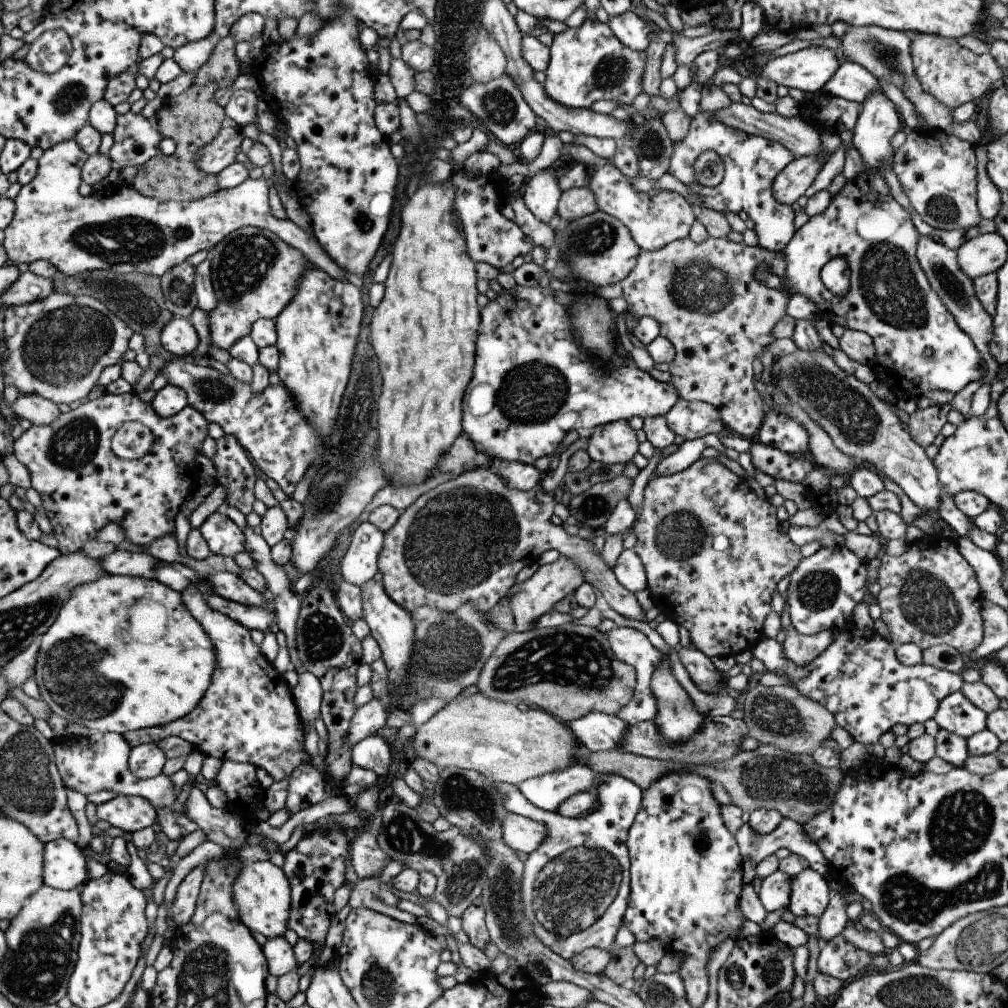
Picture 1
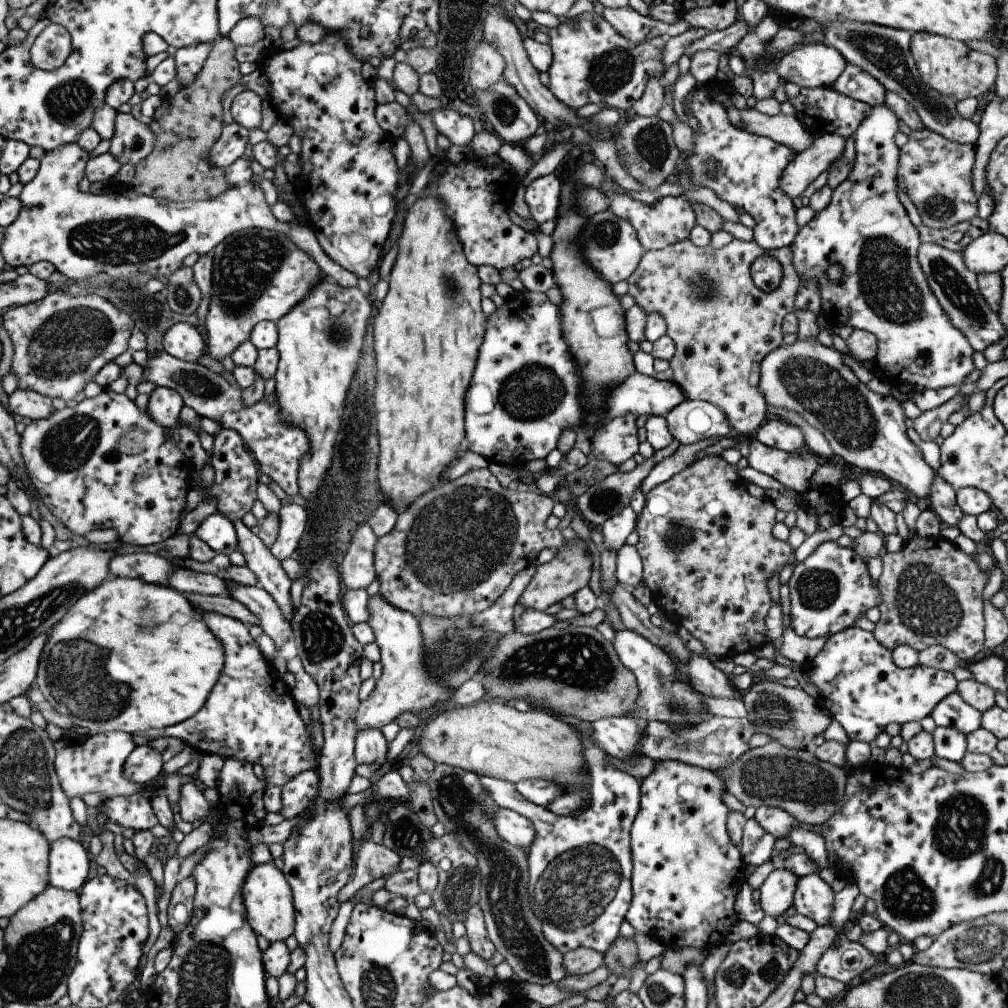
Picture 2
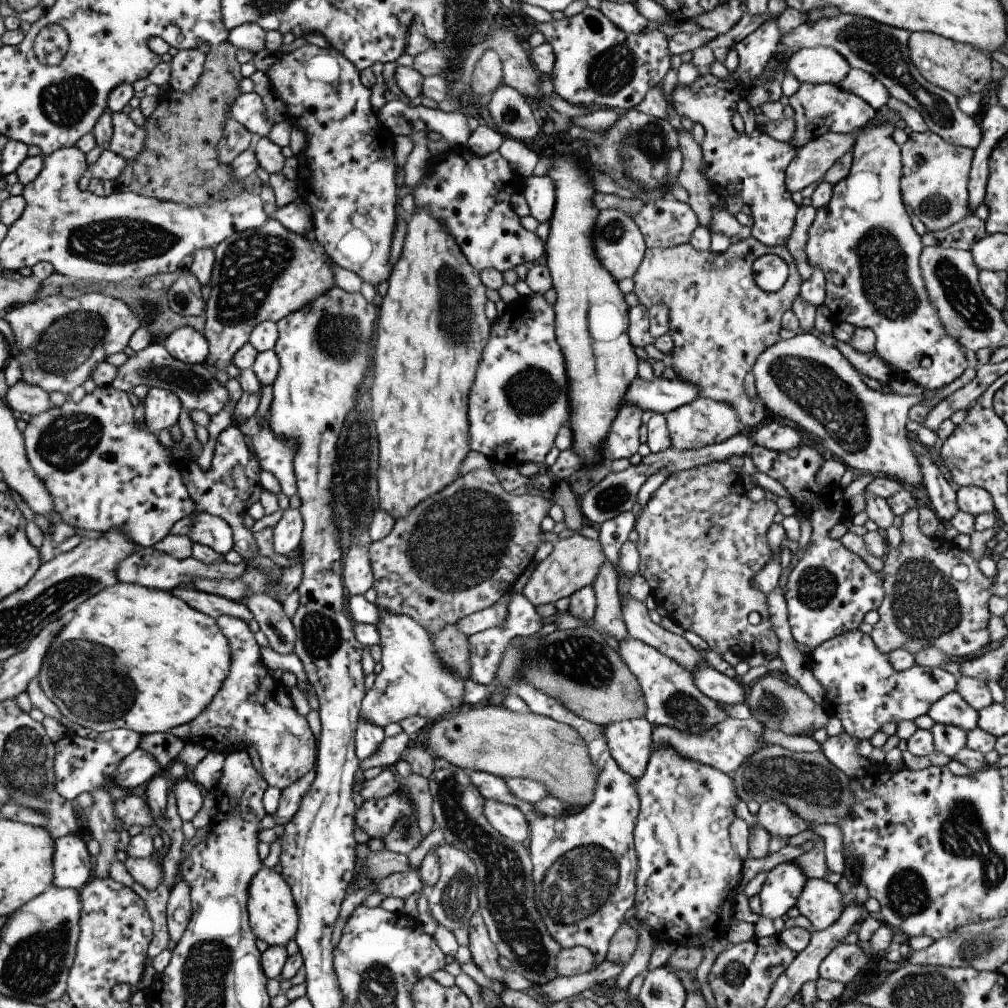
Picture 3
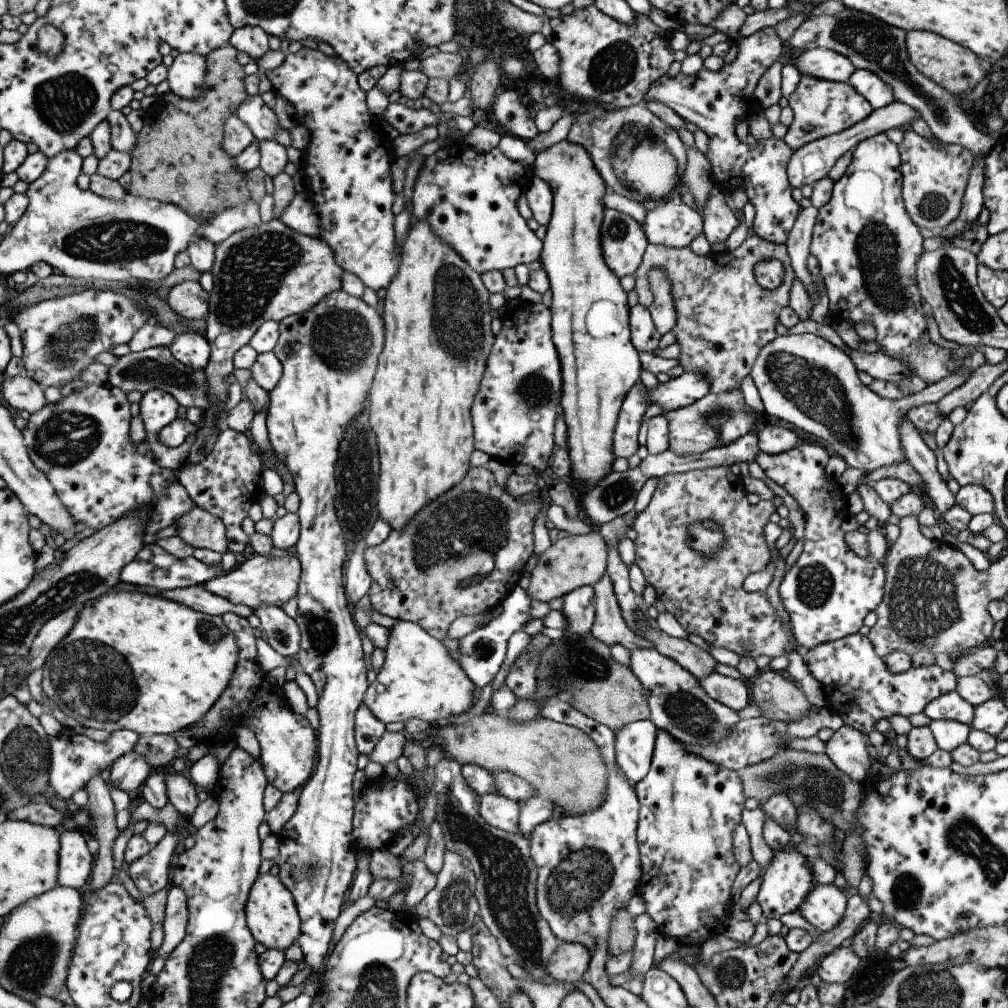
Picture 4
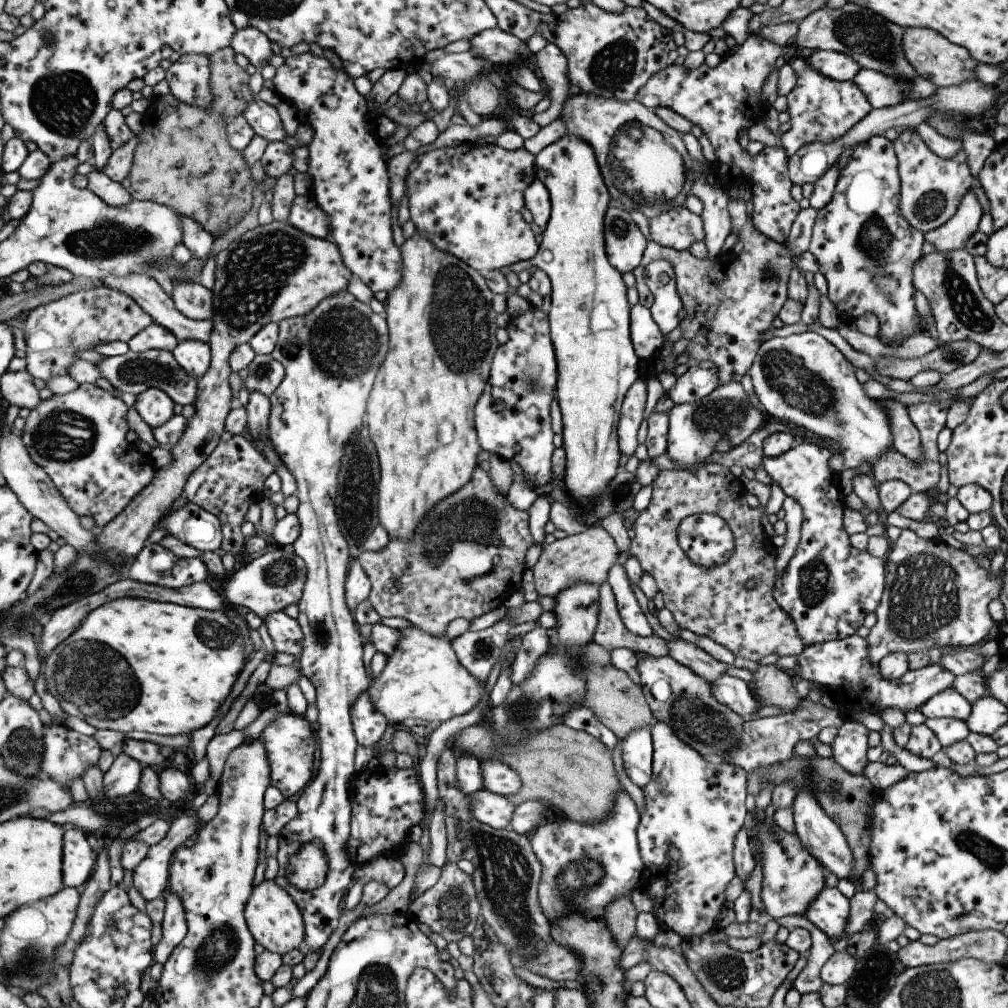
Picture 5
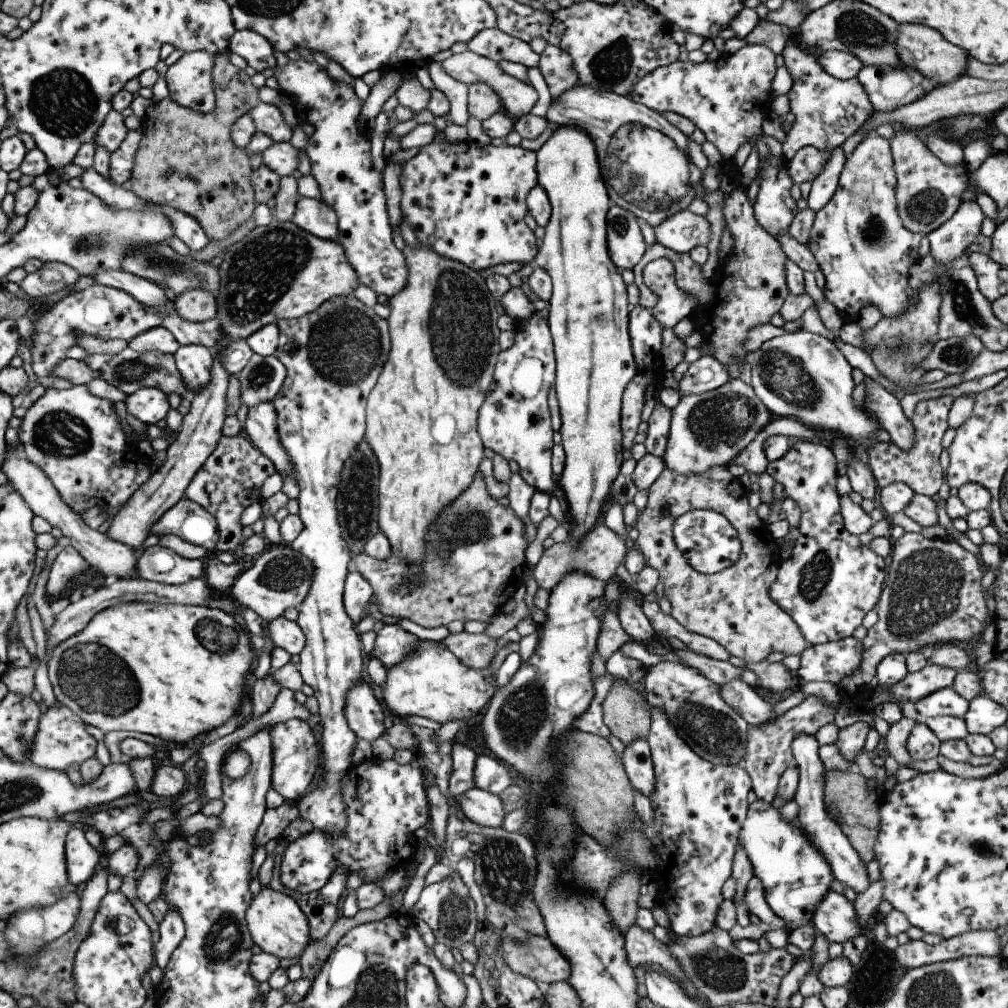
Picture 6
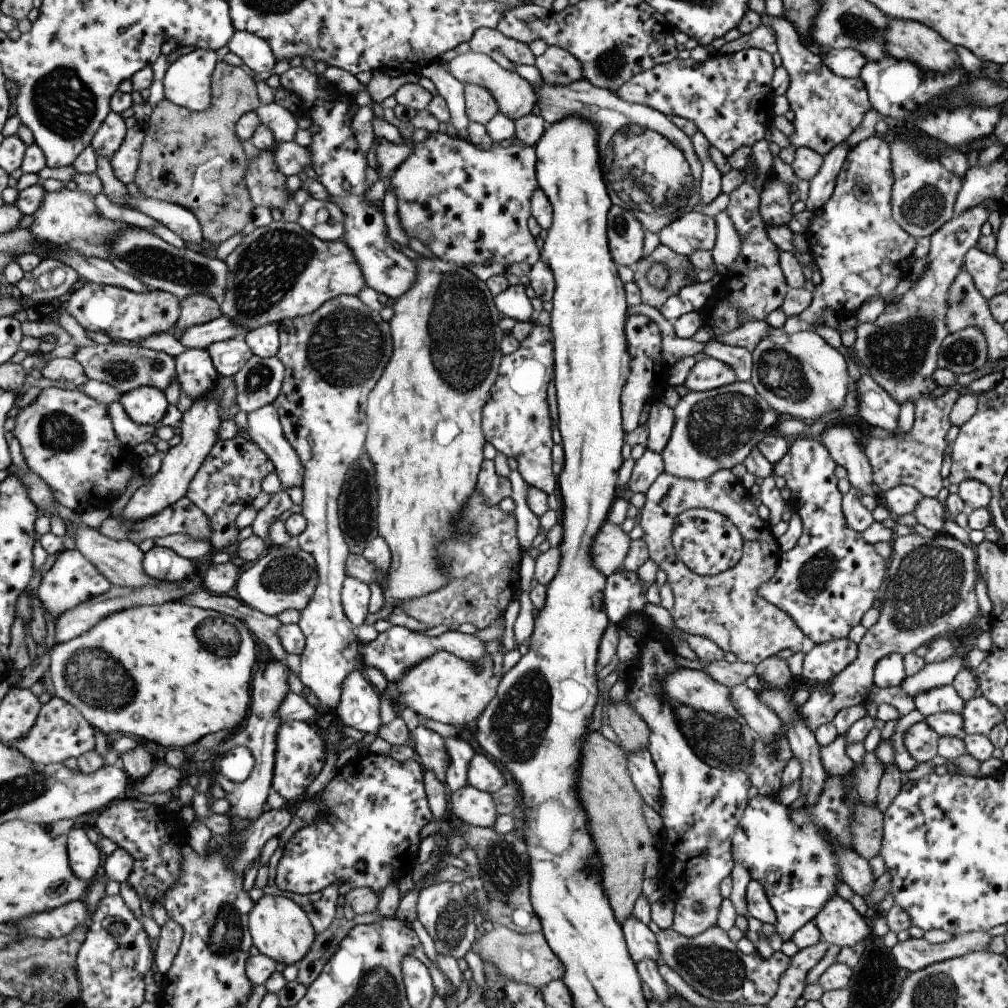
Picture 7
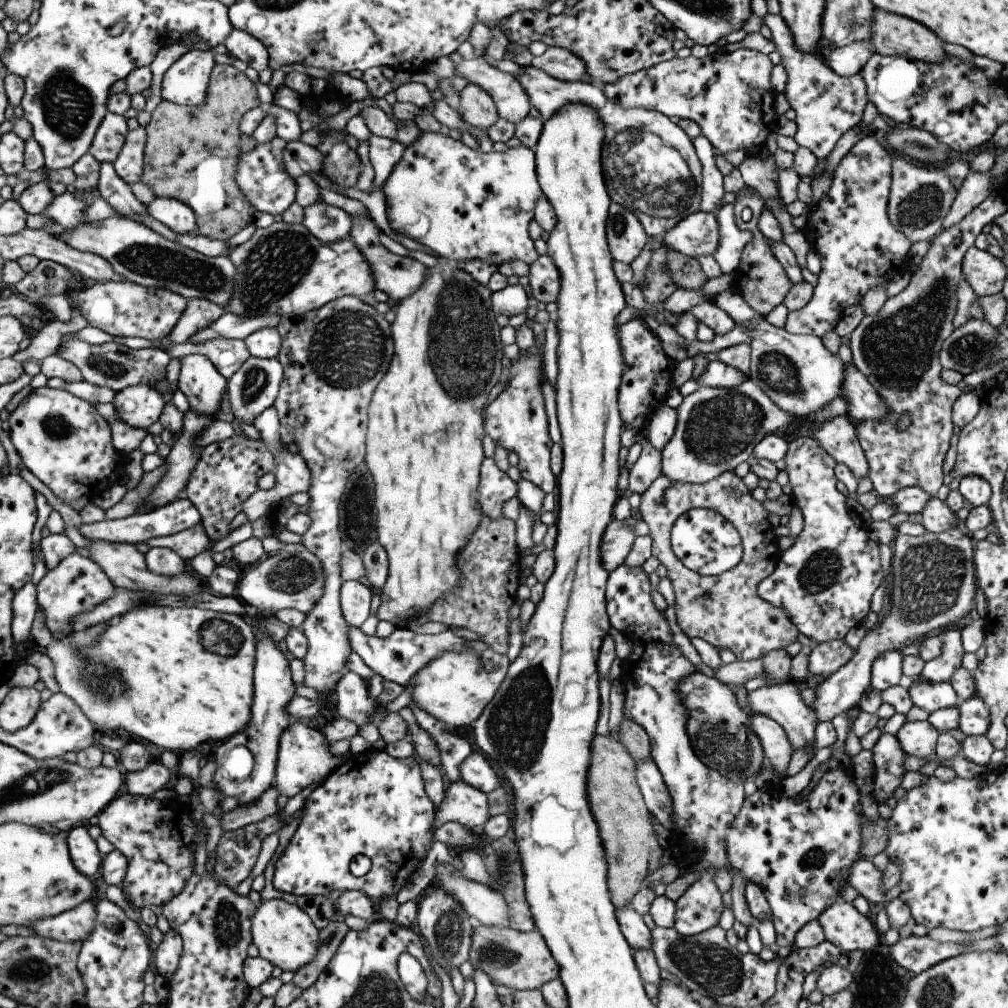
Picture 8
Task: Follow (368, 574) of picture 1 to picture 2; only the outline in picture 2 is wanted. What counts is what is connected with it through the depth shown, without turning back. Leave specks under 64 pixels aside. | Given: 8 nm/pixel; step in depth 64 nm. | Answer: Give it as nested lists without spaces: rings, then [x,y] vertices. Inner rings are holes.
[[[369,523],[360,526],[354,532],[350,546],[340,560],[340,577],[342,585],[350,590],[366,590],[376,579],[374,568],[374,548],[378,536]]]

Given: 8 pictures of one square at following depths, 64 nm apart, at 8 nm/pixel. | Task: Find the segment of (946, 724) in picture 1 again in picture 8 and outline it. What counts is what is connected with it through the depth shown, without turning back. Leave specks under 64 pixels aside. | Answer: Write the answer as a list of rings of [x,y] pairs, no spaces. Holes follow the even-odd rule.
[[[919,676],[908,689],[908,692],[912,698],[912,703],[928,714],[941,709],[959,708],[962,702],[949,682],[928,685],[921,682]]]

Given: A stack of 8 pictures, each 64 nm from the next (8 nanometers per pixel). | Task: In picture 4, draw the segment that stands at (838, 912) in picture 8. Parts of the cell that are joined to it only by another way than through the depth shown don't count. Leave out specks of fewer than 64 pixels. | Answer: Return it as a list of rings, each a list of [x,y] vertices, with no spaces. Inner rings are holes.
[[[816,882],[814,890],[804,898],[799,911],[820,933],[832,930],[842,922],[849,895],[833,884]]]

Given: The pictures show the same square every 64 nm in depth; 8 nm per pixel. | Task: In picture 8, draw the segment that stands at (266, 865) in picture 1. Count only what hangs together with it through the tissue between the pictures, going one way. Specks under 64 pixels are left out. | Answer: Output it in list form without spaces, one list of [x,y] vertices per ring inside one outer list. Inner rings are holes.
[[[283,899],[262,901],[251,919],[251,936],[253,944],[262,959],[268,960],[282,971],[296,973],[302,966],[313,961],[319,946],[320,932],[312,920],[298,906]]]

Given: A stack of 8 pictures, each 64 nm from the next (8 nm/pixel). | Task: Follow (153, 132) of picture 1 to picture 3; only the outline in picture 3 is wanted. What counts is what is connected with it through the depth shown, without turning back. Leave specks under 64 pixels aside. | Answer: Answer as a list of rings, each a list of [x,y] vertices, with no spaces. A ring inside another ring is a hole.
[[[123,111],[111,112],[110,118],[113,124],[113,134],[108,144],[108,149],[130,163],[142,150],[146,142],[146,130],[143,126],[136,126],[130,115]]]

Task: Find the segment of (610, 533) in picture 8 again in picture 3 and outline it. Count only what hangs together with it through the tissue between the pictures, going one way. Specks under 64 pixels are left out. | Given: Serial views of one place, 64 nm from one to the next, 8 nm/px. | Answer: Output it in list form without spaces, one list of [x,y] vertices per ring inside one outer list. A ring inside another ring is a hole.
[[[574,533],[569,538],[559,539],[553,544],[548,558],[539,560],[538,565],[532,571],[533,575],[523,588],[523,594],[534,607],[542,606],[542,604],[554,604],[560,598],[569,597],[584,586],[592,585],[600,574],[604,562],[606,562],[606,558],[599,540],[592,540],[580,533]]]

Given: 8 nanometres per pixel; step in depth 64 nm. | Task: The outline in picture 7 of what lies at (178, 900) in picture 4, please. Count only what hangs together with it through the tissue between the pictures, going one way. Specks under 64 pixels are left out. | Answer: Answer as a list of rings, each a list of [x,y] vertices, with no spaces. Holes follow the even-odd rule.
[[[168,920],[164,926],[161,927],[160,938],[154,945],[154,971],[160,972],[163,976],[168,973],[176,954],[180,948],[184,934],[182,926],[174,920]]]

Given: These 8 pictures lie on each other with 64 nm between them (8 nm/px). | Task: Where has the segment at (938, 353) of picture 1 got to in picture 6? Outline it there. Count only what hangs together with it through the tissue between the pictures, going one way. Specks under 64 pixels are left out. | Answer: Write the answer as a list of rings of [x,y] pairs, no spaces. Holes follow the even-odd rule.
[[[872,132],[845,157],[844,168],[839,176],[838,188],[834,196],[822,210],[816,212],[806,245],[825,276],[822,292],[826,300],[834,304],[839,312],[844,312],[844,314],[848,312],[856,316],[862,308],[874,304],[882,312],[882,316],[898,318],[910,308],[906,286],[909,284],[910,266],[920,257],[918,246],[920,246],[922,235],[910,232],[902,226],[896,204],[896,184],[890,141]]]

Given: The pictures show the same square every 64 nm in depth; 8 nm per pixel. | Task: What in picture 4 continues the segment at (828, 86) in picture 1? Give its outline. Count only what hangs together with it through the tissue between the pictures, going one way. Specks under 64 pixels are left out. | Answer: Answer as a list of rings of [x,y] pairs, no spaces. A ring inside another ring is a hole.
[[[856,69],[856,72],[850,76],[848,84],[858,94],[862,94],[866,98],[873,110],[881,109],[883,106],[896,101],[892,88],[886,82],[882,82],[882,78],[878,78],[874,72],[869,70]]]

